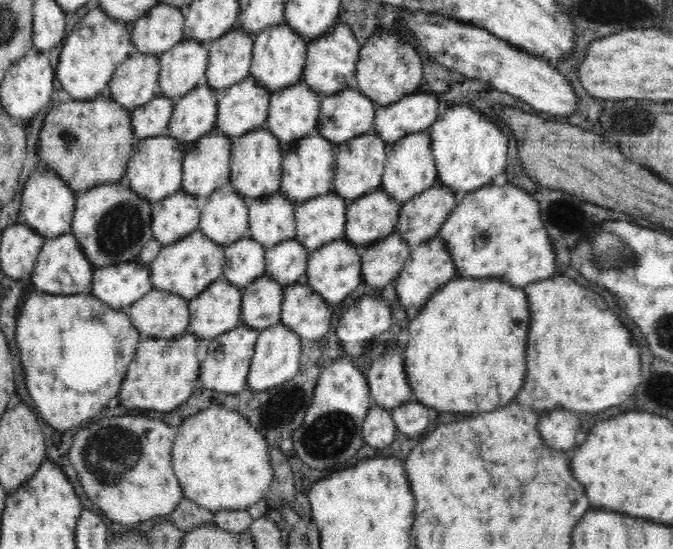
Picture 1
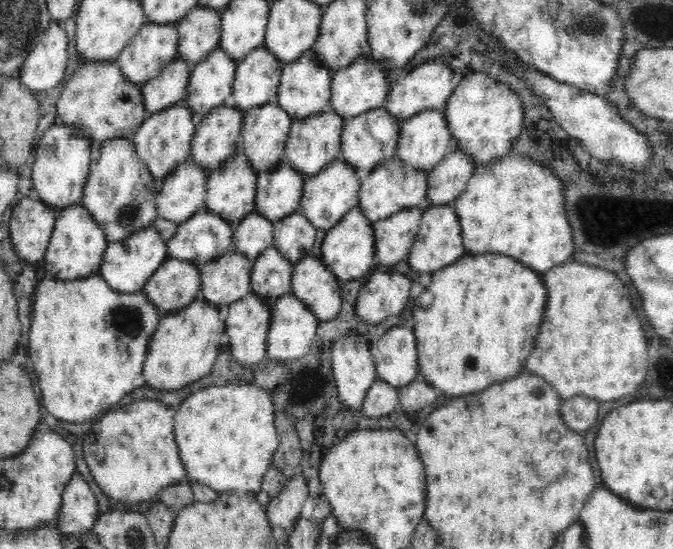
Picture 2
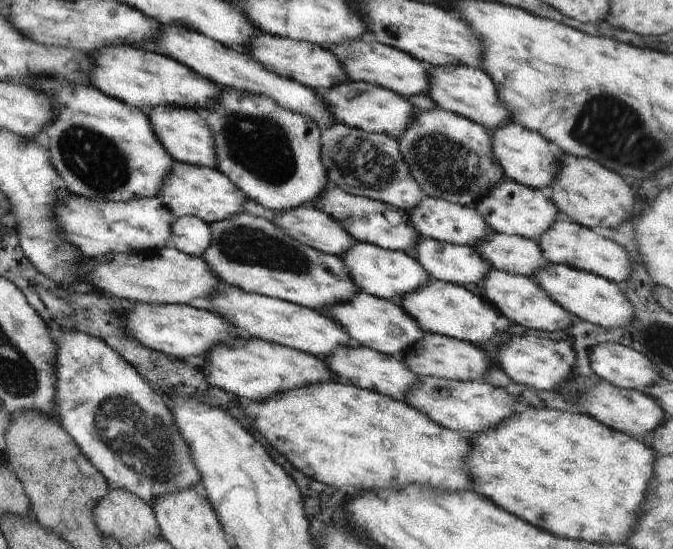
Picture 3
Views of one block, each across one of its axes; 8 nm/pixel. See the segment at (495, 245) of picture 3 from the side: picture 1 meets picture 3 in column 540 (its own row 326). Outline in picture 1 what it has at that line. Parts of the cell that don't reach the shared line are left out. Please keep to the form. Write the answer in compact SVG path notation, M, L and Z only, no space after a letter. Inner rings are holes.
M262 275L242 288L242 324L261 331L280 323L283 287Z

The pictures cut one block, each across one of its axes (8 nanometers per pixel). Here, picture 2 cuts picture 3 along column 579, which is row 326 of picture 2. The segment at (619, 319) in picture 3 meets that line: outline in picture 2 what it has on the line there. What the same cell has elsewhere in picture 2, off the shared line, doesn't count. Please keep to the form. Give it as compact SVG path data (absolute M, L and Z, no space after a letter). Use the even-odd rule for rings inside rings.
M291 291L290 294L275 298L271 305L272 316L268 329L265 358L274 360L274 362L286 362L286 360L296 360L296 358L308 354L320 324L319 320L314 317L314 313L308 311L308 307L298 300Z

